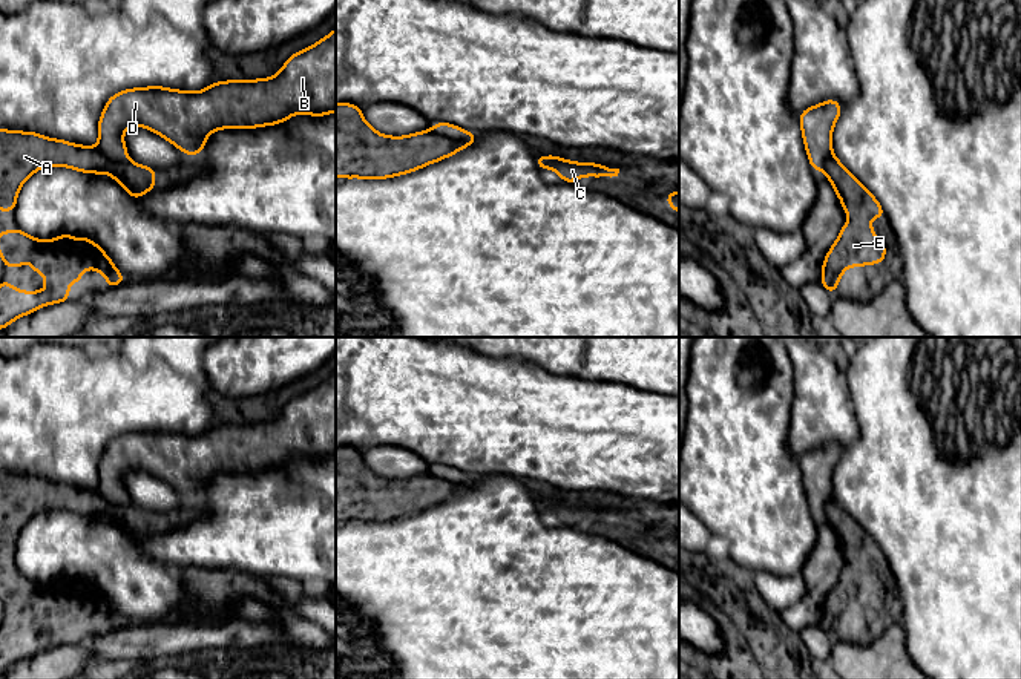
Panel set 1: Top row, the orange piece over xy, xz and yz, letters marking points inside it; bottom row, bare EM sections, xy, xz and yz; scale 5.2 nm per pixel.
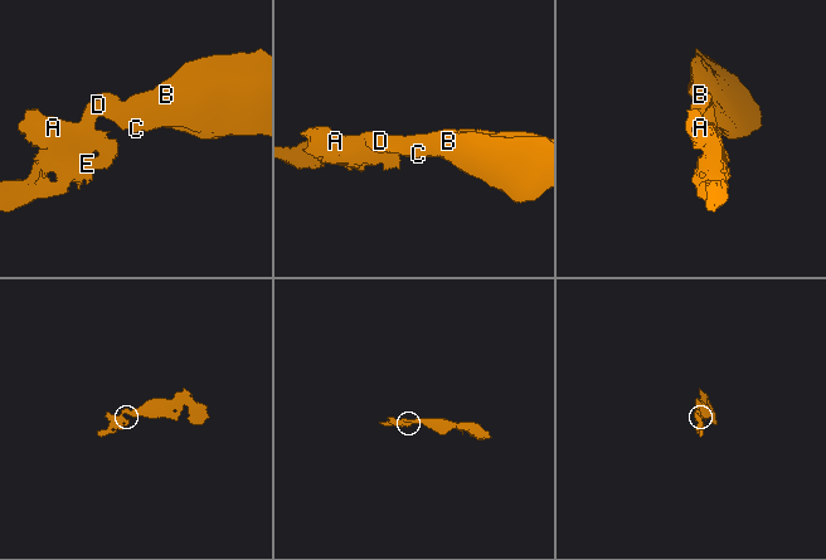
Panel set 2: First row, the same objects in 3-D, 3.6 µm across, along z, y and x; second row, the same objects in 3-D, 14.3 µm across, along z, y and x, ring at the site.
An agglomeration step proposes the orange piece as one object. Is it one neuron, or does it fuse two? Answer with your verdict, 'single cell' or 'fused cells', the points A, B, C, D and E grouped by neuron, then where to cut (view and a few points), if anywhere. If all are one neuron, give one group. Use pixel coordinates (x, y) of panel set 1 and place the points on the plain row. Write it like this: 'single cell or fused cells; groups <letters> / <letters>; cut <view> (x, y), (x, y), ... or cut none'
fused cells; groups A E / B C D; cut xz (433, 472), (457, 483), (469, 483), (474, 478)

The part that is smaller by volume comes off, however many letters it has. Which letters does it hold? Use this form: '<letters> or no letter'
A, E

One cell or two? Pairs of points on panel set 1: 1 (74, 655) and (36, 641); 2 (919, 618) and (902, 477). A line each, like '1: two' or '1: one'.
1: two
2: one

